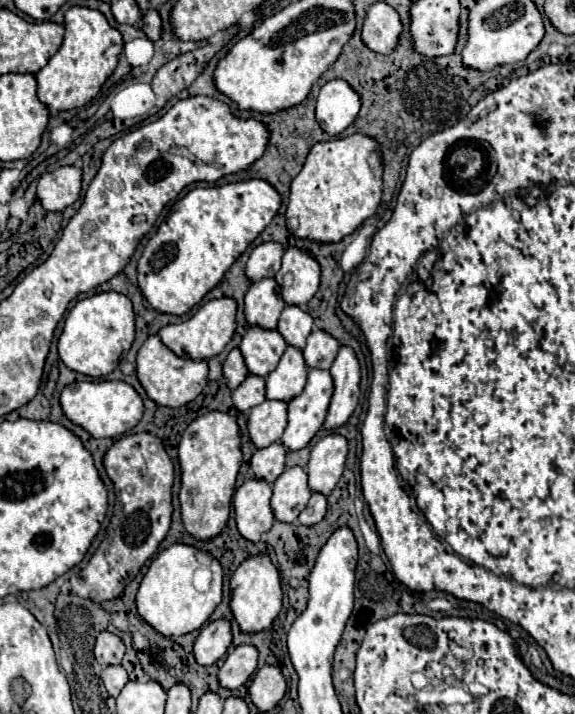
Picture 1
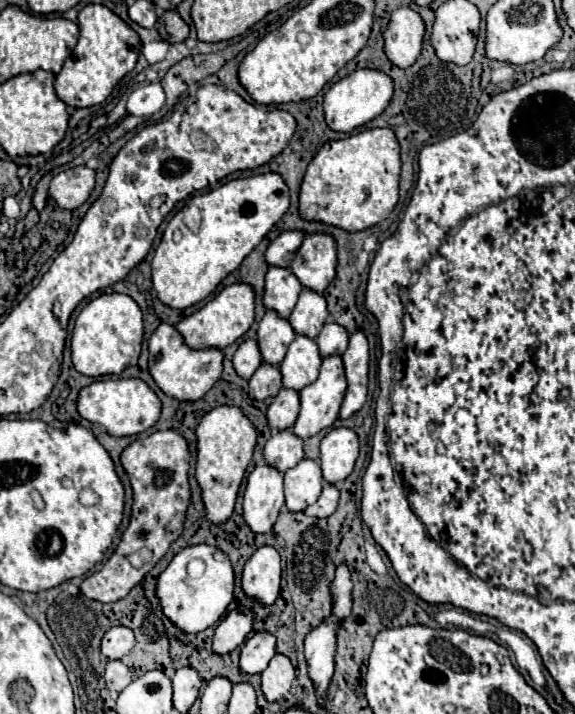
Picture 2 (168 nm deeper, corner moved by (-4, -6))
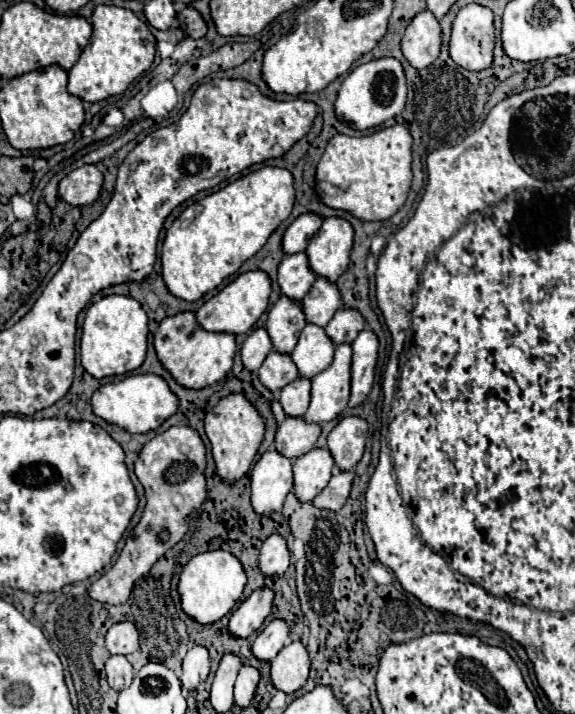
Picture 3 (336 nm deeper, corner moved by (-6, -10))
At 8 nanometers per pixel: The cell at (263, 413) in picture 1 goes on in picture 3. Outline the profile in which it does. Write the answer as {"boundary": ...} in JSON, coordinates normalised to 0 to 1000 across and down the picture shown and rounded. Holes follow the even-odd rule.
{"boundary":[[[517,529],[489,546],[485,563],[503,583],[527,583],[537,569],[537,555],[541,555],[541,532]]]}

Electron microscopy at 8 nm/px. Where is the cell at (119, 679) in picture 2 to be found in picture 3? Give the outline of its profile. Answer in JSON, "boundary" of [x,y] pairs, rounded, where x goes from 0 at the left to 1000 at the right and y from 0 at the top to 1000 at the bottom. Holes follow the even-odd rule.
{"boundary":[[[193,919],[183,927],[183,938],[186,938],[186,955],[193,964],[200,964],[203,969],[221,964],[231,955],[231,936],[224,930],[224,924],[217,919]]]}

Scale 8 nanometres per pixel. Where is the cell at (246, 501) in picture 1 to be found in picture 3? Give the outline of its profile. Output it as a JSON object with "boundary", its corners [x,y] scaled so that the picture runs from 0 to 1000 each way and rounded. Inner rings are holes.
{"boundary":[[[464,630],[437,661],[437,706],[447,720],[468,723],[492,711],[496,695],[510,683],[506,644],[482,630]]]}

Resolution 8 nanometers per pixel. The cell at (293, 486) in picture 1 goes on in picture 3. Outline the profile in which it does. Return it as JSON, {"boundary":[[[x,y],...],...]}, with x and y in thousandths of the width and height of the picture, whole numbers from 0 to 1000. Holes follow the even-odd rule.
{"boundary":[[[541,627],[510,644],[510,689],[520,700],[544,700],[572,675],[583,644],[569,627]]]}

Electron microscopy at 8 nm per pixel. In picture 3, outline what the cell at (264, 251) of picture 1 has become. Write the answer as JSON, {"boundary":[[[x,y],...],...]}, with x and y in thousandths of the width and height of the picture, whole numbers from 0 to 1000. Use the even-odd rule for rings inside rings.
{"boundary":[[[523,300],[517,303],[506,317],[499,319],[496,331],[492,331],[492,350],[496,356],[517,356],[527,353],[537,342],[537,336],[544,333],[544,328],[555,322],[562,305],[555,300]]]}

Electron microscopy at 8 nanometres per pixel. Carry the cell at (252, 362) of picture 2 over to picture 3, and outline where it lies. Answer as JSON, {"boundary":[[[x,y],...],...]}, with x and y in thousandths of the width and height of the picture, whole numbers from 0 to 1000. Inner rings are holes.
{"boundary":[[[443,459],[430,471],[430,476],[423,479],[423,487],[419,487],[419,504],[423,504],[426,515],[437,521],[447,521],[450,513],[457,510],[457,504],[464,501],[464,496],[471,493],[471,487],[475,487],[475,482],[471,482],[464,462]]]}

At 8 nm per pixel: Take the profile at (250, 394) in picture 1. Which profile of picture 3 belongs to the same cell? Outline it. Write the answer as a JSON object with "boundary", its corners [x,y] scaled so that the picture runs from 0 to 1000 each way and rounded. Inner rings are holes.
{"boundary":[[[471,490],[461,507],[454,510],[454,515],[447,518],[447,527],[471,549],[482,549],[496,543],[503,535],[510,535],[513,529],[520,529],[520,521],[513,507],[506,504],[506,496]]]}

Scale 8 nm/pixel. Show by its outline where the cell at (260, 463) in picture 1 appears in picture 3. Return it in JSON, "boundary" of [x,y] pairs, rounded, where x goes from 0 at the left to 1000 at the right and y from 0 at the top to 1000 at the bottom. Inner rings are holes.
{"boundary":[[[503,583],[496,591],[485,594],[478,622],[492,639],[510,644],[548,627],[555,608],[558,608],[558,594],[530,591],[530,585],[523,583]]]}

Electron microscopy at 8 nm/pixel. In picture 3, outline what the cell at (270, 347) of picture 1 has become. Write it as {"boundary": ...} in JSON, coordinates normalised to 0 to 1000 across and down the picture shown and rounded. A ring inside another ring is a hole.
{"boundary":[[[489,415],[478,429],[468,434],[464,465],[471,471],[475,487],[482,493],[510,493],[517,482],[517,471],[530,459],[534,448],[527,440],[527,429],[517,420]]]}

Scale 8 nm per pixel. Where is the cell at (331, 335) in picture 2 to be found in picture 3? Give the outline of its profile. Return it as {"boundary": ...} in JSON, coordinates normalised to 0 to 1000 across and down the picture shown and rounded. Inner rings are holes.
{"boundary":[[[593,429],[583,437],[583,443],[572,448],[572,454],[565,457],[565,465],[572,468],[572,473],[583,482],[597,482],[597,479],[614,479],[635,457],[638,457],[638,451],[624,434]]]}

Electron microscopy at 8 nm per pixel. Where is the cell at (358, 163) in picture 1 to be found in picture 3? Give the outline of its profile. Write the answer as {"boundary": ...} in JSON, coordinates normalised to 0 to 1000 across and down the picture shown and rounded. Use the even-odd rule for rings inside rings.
{"boundary":[[[687,174],[680,179],[666,179],[642,190],[600,190],[586,188],[572,196],[555,230],[551,230],[551,255],[572,255],[590,269],[572,275],[562,272],[562,283],[576,291],[593,291],[621,303],[624,308],[673,308],[680,305],[708,280],[718,241],[715,241],[715,204],[718,193],[701,174]]]}

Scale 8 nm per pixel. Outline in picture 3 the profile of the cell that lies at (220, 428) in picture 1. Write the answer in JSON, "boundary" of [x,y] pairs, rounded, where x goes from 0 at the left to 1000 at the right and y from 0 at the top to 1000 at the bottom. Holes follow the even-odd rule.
{"boundary":[[[398,552],[377,563],[377,569],[357,583],[357,605],[367,616],[370,627],[370,641],[377,653],[377,664],[405,675],[412,669],[423,669],[440,650],[440,641],[454,625],[457,608],[461,608],[461,591],[450,583],[447,571],[423,555],[423,552]]]}

